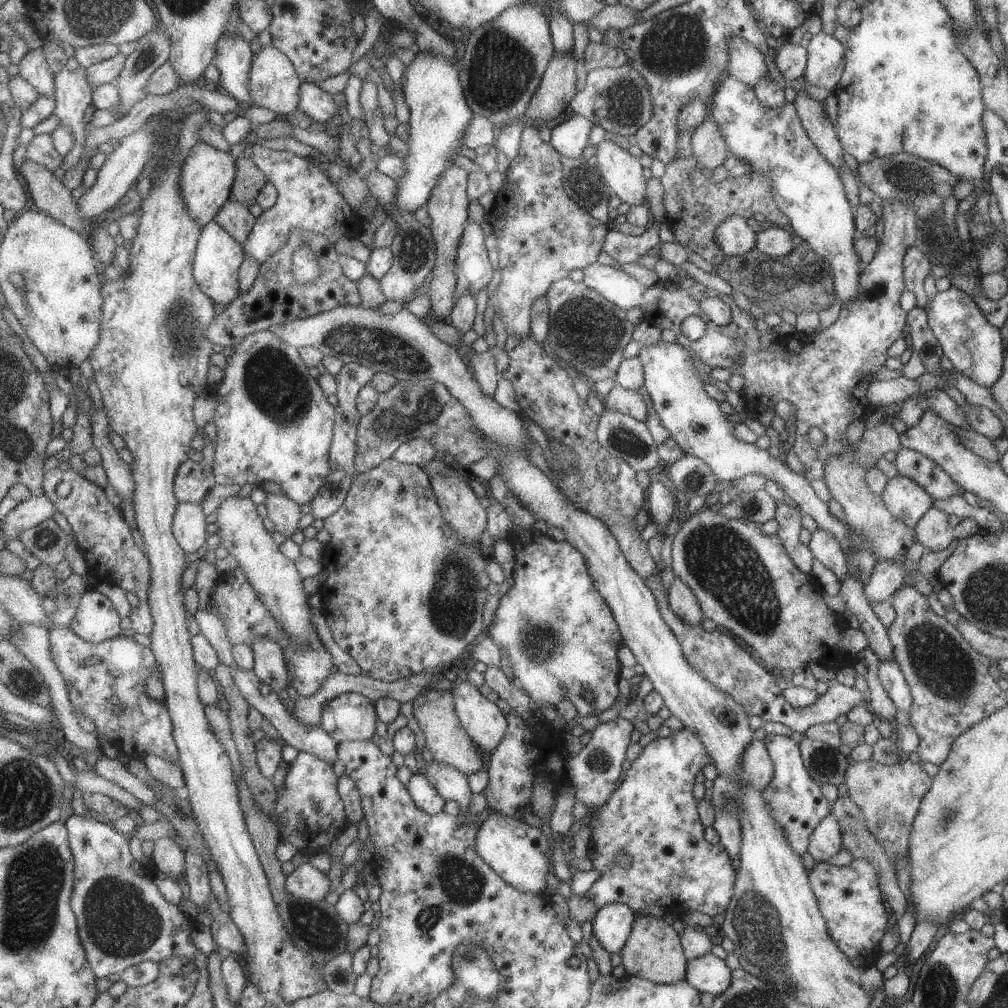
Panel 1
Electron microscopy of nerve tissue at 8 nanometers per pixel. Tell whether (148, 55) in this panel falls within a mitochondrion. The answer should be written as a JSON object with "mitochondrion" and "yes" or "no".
{"mitochondrion":"yes"}

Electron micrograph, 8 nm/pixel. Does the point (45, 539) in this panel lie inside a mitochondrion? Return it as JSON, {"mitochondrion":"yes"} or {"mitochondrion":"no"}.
{"mitochondrion":"yes"}

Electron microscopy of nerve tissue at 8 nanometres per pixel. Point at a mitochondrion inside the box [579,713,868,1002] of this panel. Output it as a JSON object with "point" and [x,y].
{"point":[758,925]}

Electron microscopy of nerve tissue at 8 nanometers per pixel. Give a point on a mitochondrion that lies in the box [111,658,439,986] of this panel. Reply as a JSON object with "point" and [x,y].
{"point":[315,927]}

